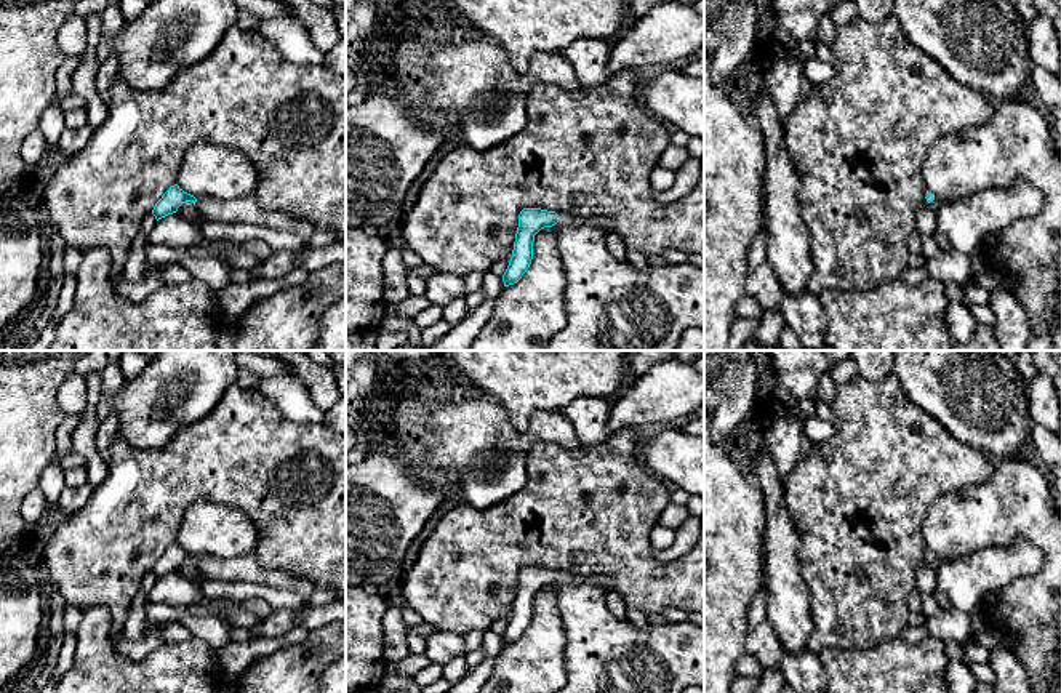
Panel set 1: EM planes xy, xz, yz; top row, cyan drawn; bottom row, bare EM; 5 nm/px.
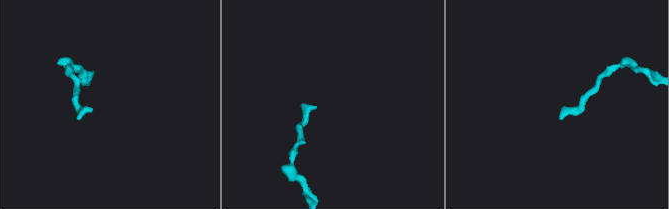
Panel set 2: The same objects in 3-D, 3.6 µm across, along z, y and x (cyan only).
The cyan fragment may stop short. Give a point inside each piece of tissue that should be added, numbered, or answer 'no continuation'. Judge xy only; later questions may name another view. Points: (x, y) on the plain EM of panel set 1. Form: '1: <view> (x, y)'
no continuation

